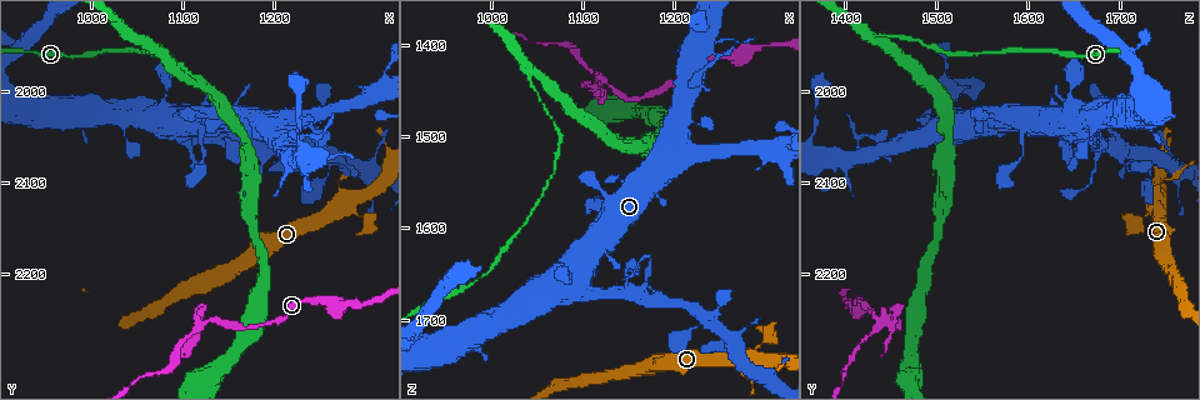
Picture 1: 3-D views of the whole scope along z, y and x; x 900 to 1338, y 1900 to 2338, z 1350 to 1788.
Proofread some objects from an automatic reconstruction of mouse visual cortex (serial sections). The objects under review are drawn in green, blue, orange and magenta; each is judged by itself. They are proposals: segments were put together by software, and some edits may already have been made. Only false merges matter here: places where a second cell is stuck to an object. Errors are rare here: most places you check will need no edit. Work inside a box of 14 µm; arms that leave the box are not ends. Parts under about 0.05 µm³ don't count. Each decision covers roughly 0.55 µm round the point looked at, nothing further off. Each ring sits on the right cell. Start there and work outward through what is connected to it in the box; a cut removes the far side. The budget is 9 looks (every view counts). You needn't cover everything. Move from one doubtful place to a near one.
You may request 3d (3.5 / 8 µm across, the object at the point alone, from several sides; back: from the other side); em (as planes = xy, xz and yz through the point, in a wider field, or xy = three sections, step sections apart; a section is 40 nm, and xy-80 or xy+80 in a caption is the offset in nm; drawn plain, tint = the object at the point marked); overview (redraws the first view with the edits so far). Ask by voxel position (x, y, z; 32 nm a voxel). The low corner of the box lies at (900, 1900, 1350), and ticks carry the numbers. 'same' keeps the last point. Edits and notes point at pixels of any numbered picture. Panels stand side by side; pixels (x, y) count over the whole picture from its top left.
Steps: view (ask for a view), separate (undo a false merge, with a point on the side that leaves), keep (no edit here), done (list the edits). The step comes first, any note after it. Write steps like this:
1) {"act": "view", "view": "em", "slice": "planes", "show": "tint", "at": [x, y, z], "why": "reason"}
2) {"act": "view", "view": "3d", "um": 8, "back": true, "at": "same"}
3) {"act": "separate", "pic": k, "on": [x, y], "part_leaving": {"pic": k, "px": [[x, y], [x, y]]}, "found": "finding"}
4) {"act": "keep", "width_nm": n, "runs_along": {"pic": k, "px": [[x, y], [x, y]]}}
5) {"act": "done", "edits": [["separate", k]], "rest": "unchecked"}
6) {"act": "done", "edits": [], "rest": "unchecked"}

{"act": "view", "view": "3d", "um": 3.5, "at": [1045, 1940, 1425], "why": "sharp bend"}

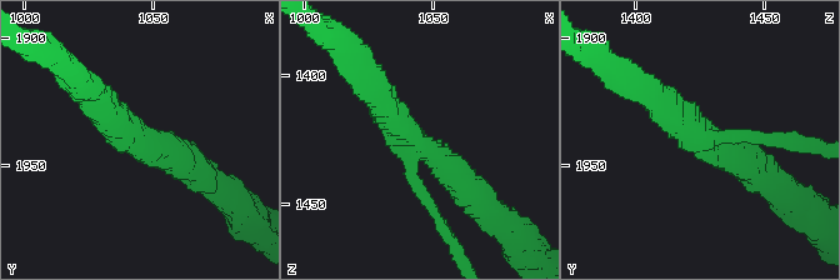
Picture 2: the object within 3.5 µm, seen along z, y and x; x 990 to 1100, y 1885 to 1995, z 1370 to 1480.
{"act": "view", "view": "em", "slice": "xy", "step": 1, "show": "tint", "at": [1044, 1941, 1428]}

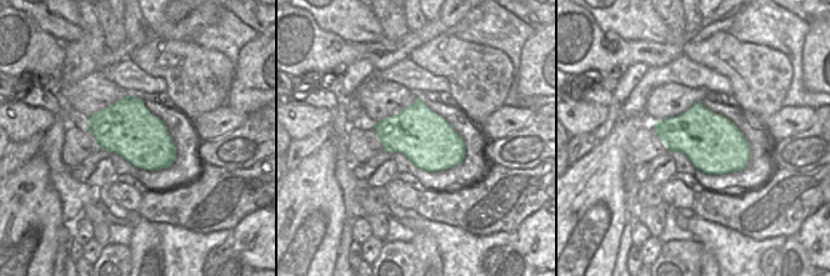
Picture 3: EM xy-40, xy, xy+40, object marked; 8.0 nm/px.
{"act": "view", "view": "em", "slice": "xy", "step": 3, "show": "tint", "at": "same", "why": "cut it another way"}

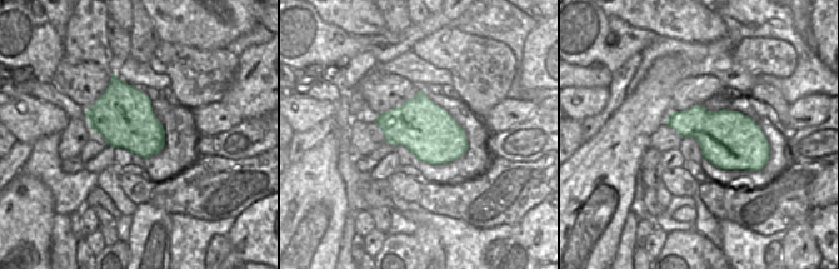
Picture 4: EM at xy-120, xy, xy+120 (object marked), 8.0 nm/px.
{"act": "keep", "arms": 3, "arm_widths_nm": [150, 400, 400], "runs_along": {"pic": 2, "px": [[158, 139], [131, 135], [193, 170]]}, "found": "continuous, no second cell"}

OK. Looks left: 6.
{"act": "view", "view": "3d", "um": 3.5, "at": [1125, 2255, 1440], "why": "branch point"}

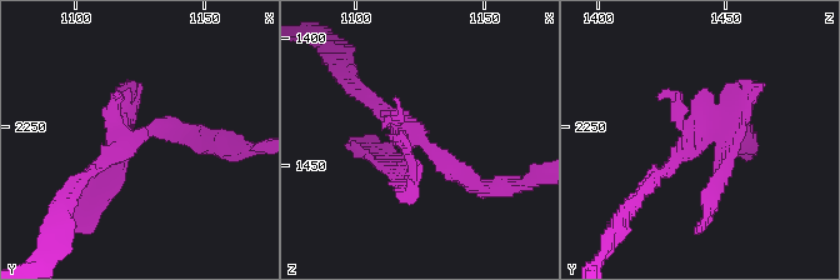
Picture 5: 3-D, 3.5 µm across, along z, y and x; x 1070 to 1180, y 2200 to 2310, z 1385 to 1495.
{"act": "view", "view": "em", "slice": "xy", "step": 1, "show": "tint", "at": [1124, 2254, 1438], "why": "now the EM"}

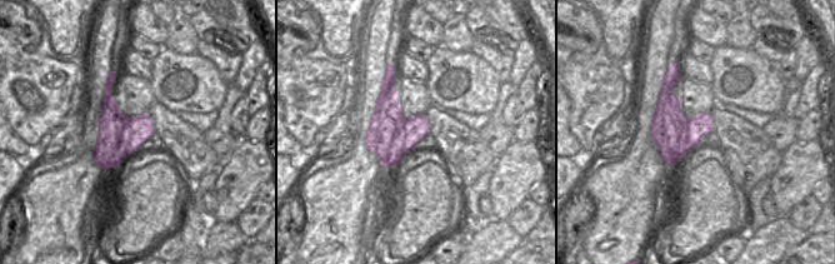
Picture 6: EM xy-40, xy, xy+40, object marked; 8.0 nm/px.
{"act": "separate", "pic": 5, "on": [113, 180], "border": {"pic": 6, "px": [[394, 90], [375, 111]]}, "found": "a second cell is stuck on"}

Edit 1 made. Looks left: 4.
{"act": "view", "view": "3d", "um": 8, "at": [1185, 2065, 1675], "why": "thin arm on a thick one"}

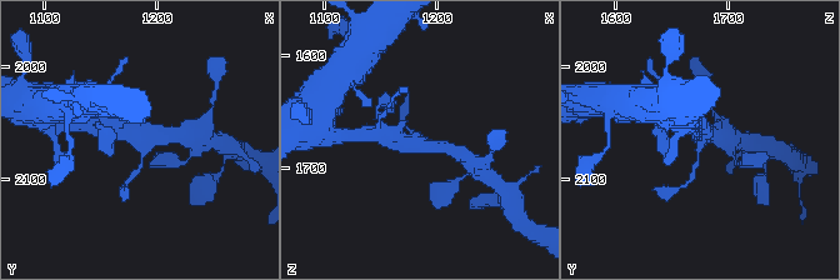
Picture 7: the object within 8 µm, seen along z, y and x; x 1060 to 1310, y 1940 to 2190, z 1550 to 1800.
{"act": "view", "view": "3d", "um": 3.5, "at": [1182, 2064, 1676], "why": "closer look"}

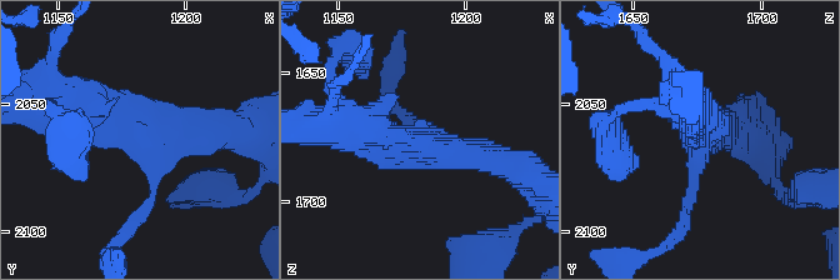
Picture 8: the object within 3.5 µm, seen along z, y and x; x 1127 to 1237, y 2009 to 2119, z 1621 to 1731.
{"act": "view", "view": "em", "slice": "xy", "step": 2, "show": "tint", "at": [1185, 2067, 1676], "arms": 3, "arm_widths_nm": [150, 350, 600]}

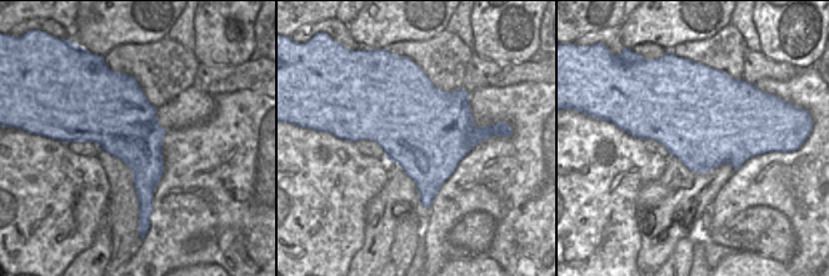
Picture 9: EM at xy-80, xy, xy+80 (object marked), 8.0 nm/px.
{"act": "keep", "runs_along": {"pic": 8, "px": [[349, 125], [403, 145], [503, 161]]}, "found": "one cell here"}

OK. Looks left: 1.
{"act": "done", "edits": [["separate", 5]], "rest": "unchecked"}

